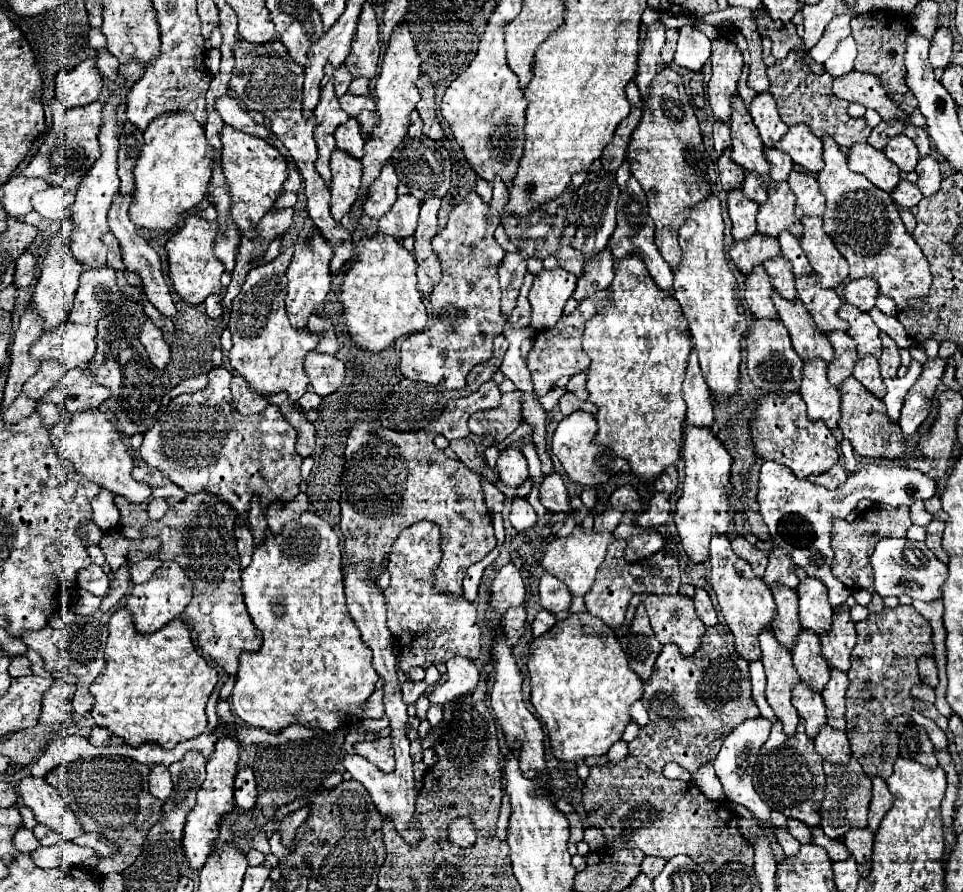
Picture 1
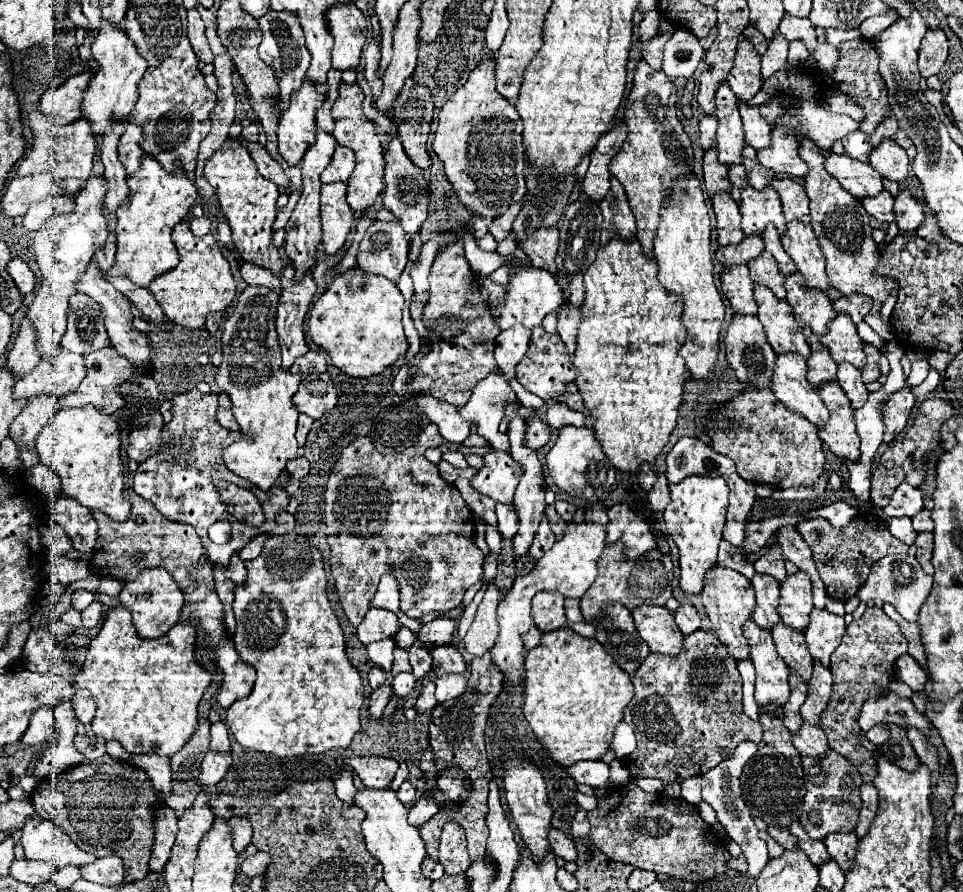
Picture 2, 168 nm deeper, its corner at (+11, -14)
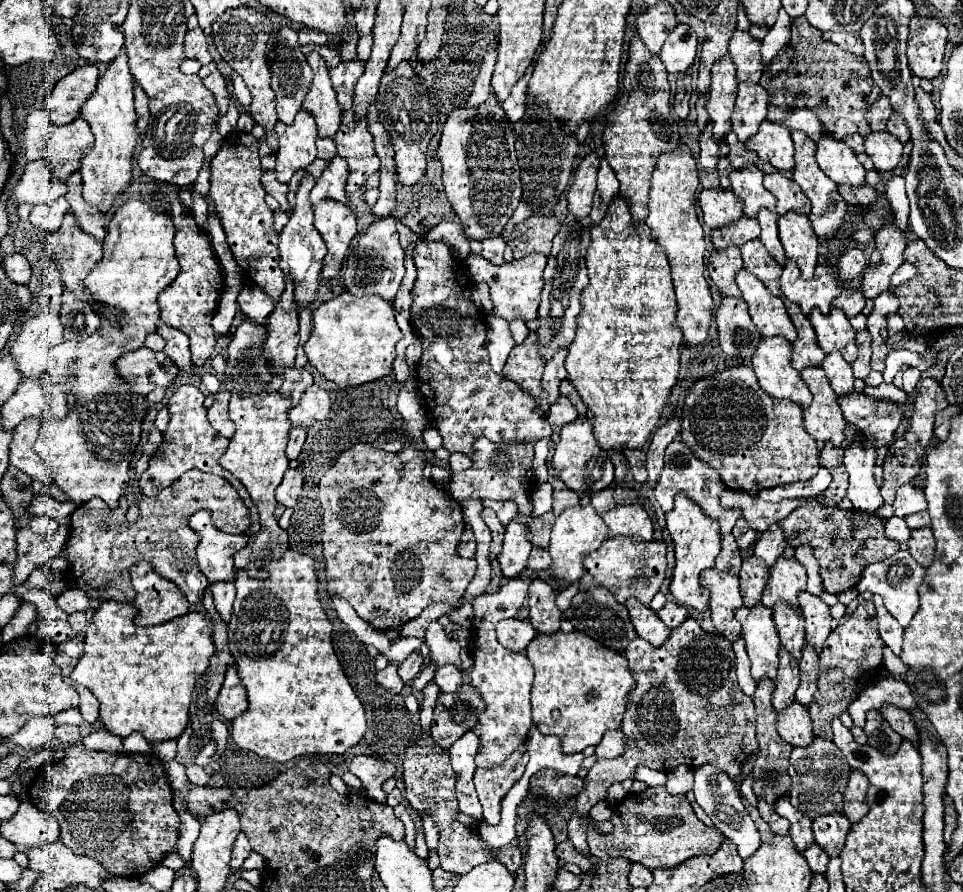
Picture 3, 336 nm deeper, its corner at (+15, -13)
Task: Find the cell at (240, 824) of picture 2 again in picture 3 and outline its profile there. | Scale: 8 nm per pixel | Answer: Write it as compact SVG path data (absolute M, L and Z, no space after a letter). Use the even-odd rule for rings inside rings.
M240 833L240 835L236 837L236 843L234 843L234 849L232 849L232 861L230 861L230 867L232 867L230 871L232 871L232 873L242 867L244 859L250 855L250 851L252 851L252 847L250 847L248 837L246 837L244 833Z

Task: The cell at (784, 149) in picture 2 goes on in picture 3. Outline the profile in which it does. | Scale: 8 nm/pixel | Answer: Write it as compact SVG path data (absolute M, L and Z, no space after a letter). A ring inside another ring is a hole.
M762 121L760 131L748 139L748 151L754 151L762 161L772 163L778 171L792 173L794 171L794 143L788 129Z

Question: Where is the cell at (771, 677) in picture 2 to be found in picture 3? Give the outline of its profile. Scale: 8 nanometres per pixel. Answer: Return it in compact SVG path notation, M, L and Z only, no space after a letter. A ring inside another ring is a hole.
M762 603L756 607L740 607L736 619L742 625L742 639L746 641L746 651L752 661L752 677L756 683L764 677L776 679L780 639L772 621L772 609Z

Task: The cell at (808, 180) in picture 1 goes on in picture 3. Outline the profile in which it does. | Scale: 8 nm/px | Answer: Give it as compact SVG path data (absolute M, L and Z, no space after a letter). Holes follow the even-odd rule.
M772 173L764 177L764 187L778 199L776 213L784 215L788 211L796 211L800 215L810 213L808 197L802 193L802 189L784 173Z

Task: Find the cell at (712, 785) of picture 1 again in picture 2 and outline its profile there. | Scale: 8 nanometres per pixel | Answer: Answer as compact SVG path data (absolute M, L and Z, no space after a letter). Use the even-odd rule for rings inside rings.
M694 776L694 778L686 778L680 782L682 786L682 798L688 800L690 804L698 804L702 800L700 796L700 776Z

